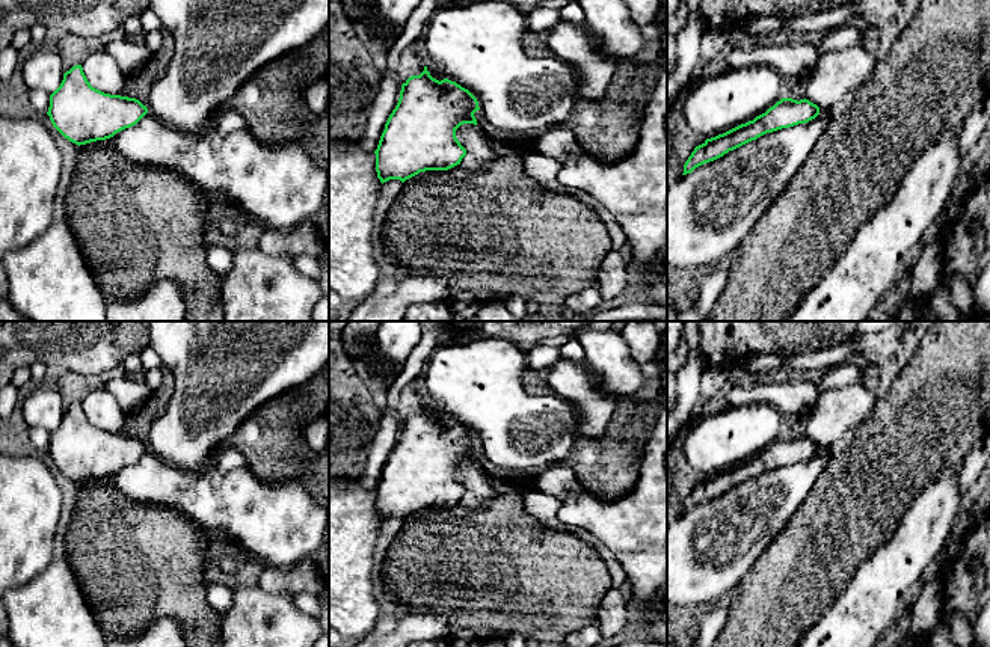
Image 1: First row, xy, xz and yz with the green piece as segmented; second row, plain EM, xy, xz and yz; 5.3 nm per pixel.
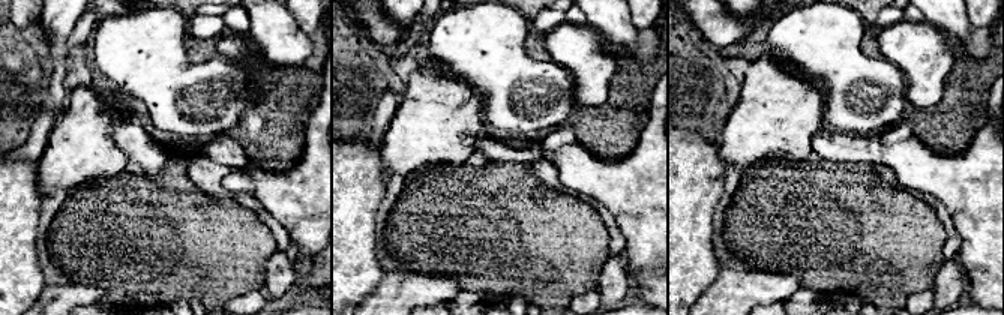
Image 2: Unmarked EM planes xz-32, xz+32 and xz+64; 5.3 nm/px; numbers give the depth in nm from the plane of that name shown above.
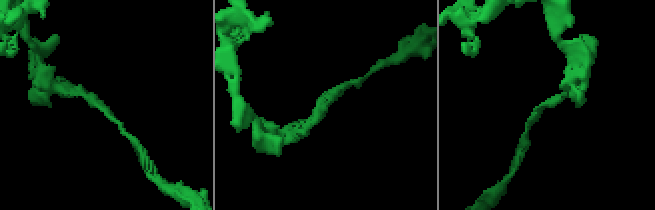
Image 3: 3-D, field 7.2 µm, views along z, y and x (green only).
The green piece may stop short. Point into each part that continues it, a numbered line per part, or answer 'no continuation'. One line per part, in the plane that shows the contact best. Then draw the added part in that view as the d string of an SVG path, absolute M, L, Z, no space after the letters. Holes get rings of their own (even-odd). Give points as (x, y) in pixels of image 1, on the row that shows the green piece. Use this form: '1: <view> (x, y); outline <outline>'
1: xz (489, 130); outline M477 110L474 113L475 119L477 119L477 125L480 127L480 130L487 136L487 137L493 137L493 139L500 139L500 140L515 140L515 137L503 133L501 130L495 128L493 125L490 125L486 118L483 116L481 110Z

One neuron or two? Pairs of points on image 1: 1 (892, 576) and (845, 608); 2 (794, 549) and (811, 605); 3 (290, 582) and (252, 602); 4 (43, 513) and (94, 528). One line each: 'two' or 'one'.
1: one
2: one
3: two
4: two

